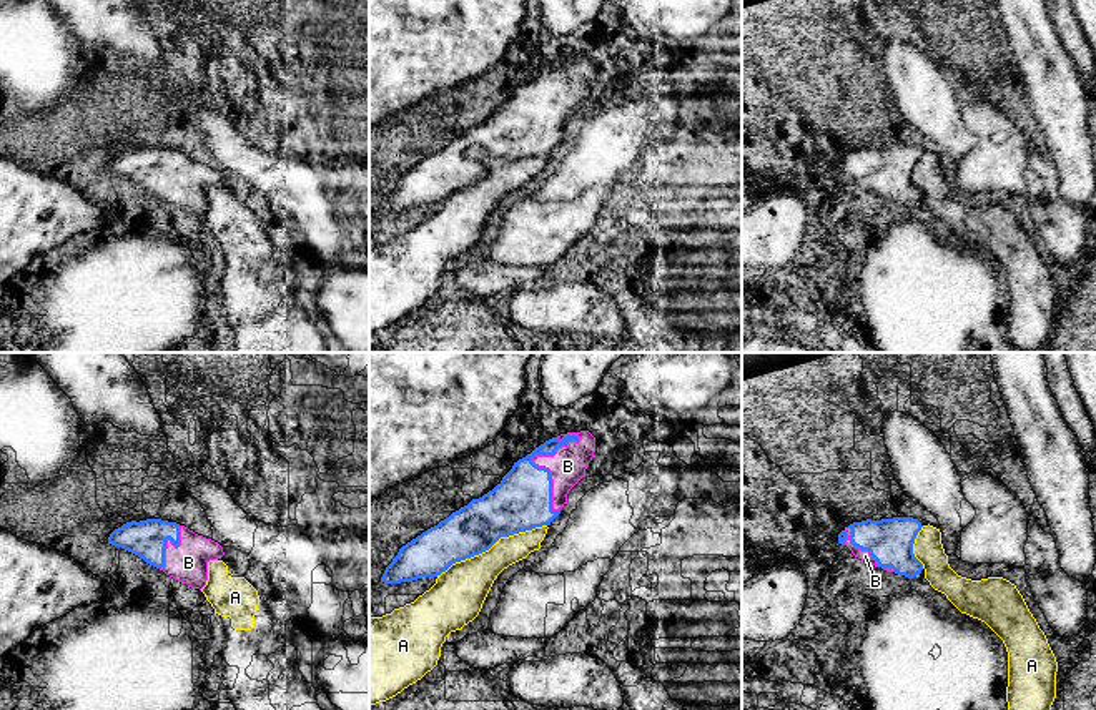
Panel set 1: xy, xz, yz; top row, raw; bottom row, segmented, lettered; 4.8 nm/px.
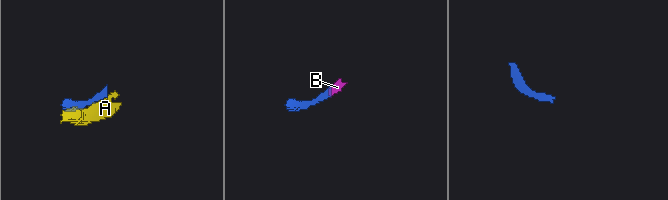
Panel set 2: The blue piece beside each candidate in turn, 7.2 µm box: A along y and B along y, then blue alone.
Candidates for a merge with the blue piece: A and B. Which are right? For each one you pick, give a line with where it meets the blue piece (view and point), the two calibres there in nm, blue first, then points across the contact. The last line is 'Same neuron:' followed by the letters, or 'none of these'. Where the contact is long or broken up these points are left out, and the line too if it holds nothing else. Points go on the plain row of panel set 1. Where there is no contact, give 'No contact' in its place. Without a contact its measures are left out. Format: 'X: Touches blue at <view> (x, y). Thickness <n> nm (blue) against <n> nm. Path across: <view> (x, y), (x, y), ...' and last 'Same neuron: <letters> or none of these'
B: Touches blue at xz (534, 92). Thickness 280 nm (blue) against 180 nm. Path across: xz (523, 128), (534, 117), (534, 92), (567, 93)
Same neuron: B

